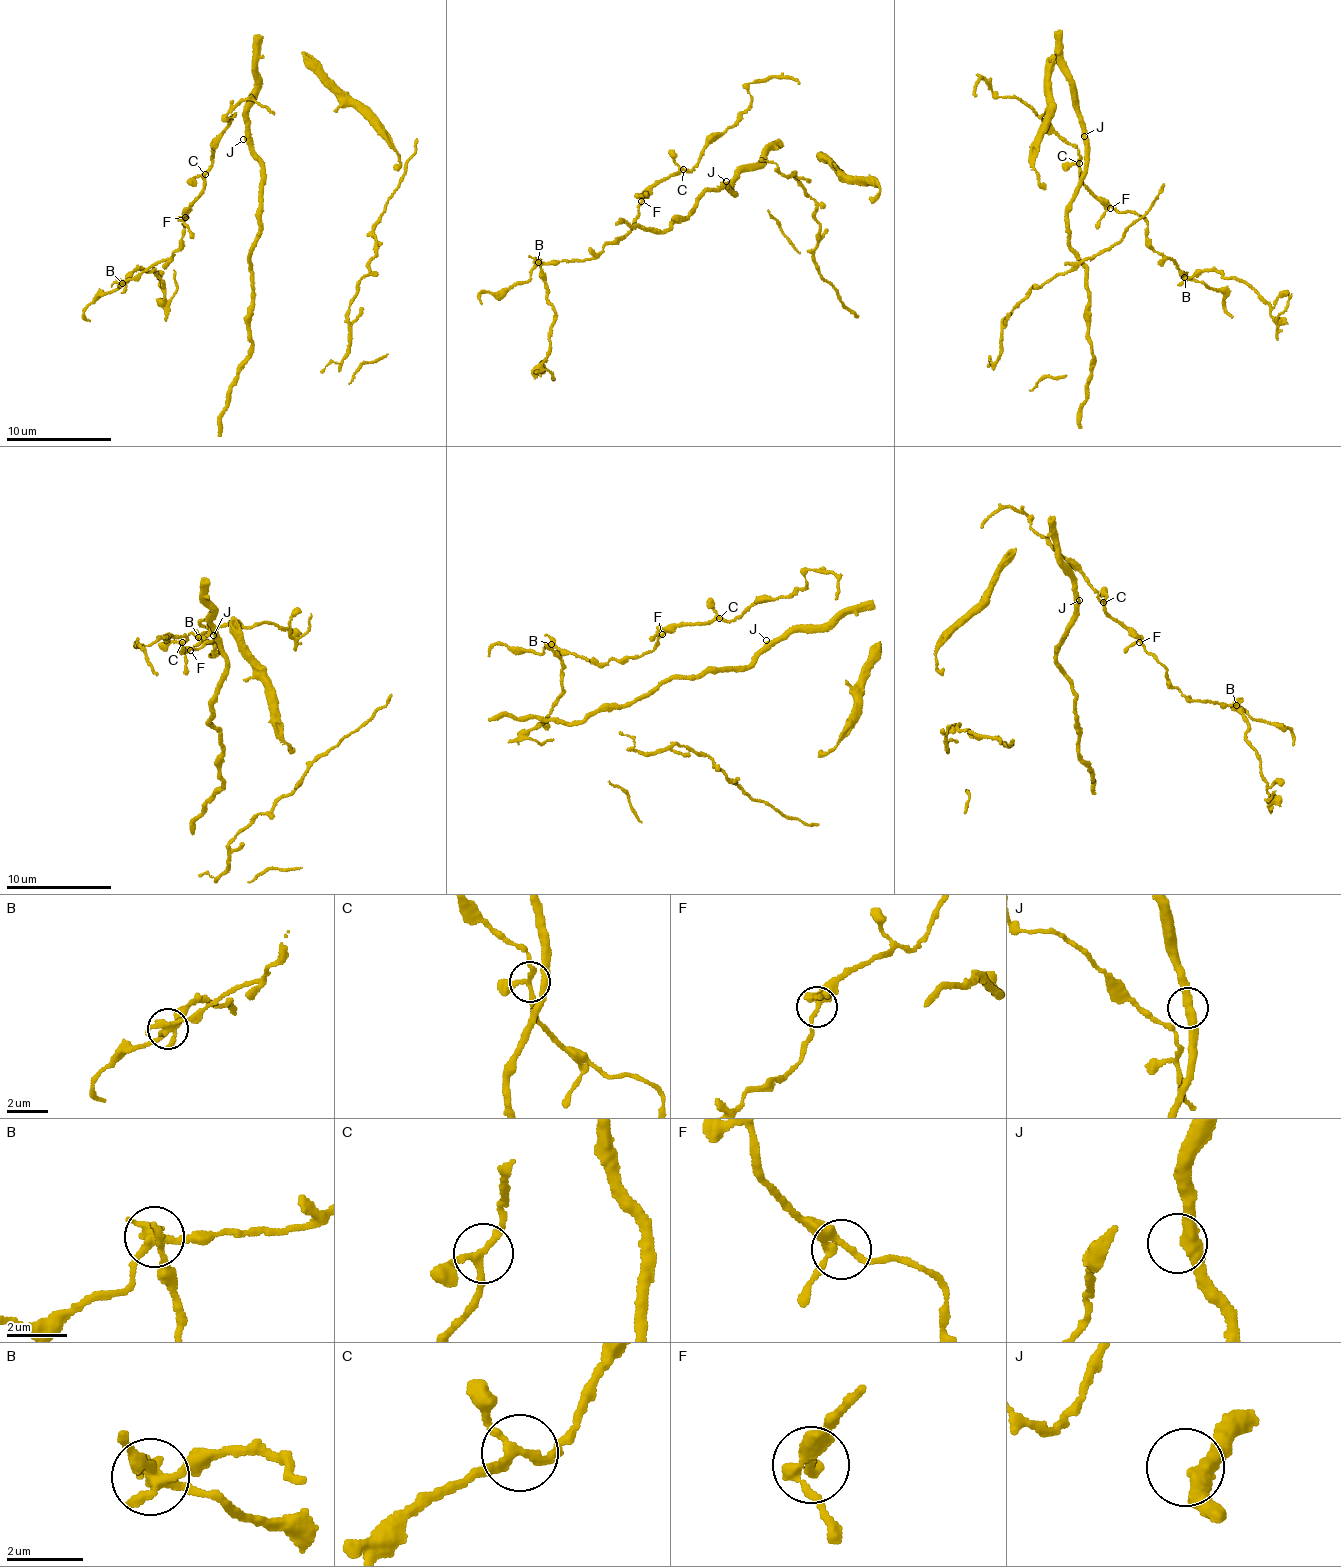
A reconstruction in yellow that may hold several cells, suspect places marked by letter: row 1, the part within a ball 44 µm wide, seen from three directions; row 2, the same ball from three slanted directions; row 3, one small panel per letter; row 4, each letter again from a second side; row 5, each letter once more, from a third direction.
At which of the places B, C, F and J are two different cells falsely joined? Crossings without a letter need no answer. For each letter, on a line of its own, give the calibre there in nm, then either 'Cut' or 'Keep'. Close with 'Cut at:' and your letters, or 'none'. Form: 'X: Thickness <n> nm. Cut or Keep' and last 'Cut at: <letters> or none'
B: Thickness 280 nm. Cut
C: Thickness 200 nm. Keep
F: Thickness 280 nm. Keep
J: Thickness 400 nm. Keep
Cut at: B

